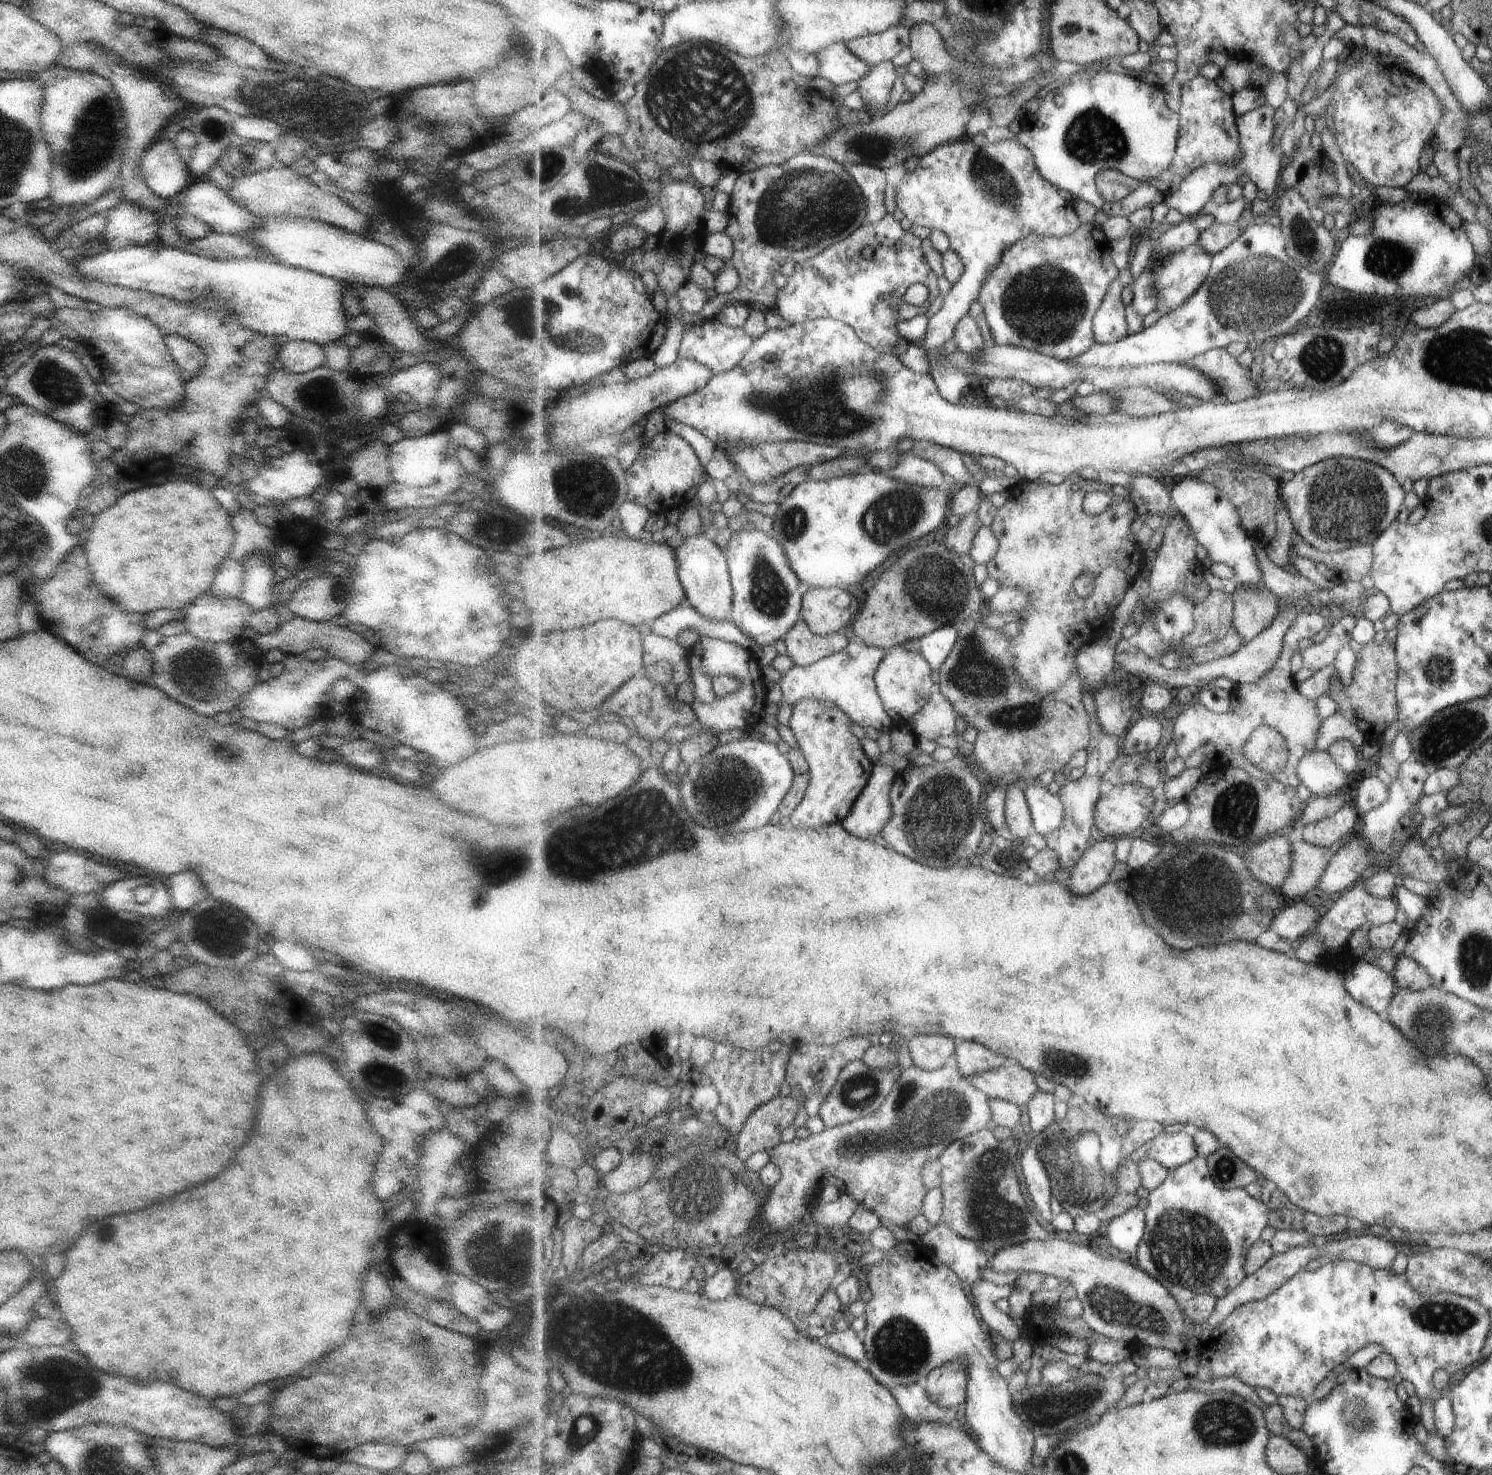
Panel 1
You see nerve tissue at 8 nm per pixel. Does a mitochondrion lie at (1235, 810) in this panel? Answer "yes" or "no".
yes

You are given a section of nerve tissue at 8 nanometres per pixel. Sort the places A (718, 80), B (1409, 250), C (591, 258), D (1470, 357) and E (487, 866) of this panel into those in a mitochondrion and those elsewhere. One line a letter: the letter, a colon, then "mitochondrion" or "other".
A: mitochondrion
B: mitochondrion
C: other
D: mitochondrion
E: mitochondrion

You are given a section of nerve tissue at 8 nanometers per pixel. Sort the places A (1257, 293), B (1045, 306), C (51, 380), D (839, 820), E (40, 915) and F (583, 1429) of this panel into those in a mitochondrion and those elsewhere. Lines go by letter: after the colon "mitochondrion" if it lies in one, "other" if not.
A: mitochondrion
B: mitochondrion
C: mitochondrion
D: other
E: other
F: mitochondrion

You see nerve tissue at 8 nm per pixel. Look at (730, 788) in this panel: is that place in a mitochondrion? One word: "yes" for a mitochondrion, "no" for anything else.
yes

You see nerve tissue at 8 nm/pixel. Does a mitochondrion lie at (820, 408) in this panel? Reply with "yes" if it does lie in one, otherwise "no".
yes

